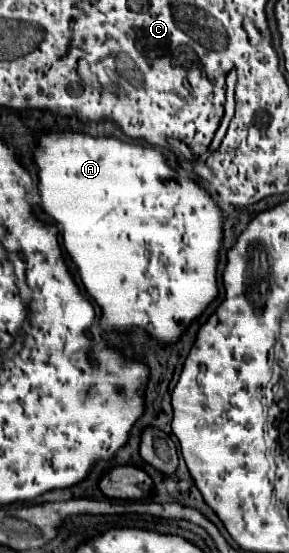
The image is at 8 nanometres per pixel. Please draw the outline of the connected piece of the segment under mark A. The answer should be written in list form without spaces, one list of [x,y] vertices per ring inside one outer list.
[[[48,133],[42,135],[36,147],[34,161],[40,169],[40,183],[38,183],[38,193],[44,211],[56,221],[56,227],[60,233],[64,233],[64,249],[70,255],[70,259],[76,263],[78,273],[82,277],[82,283],[86,285],[86,291],[98,301],[98,305],[104,311],[104,327],[120,329],[131,333],[132,327],[146,329],[152,337],[156,337],[162,345],[176,341],[180,333],[186,329],[188,321],[198,317],[208,303],[218,295],[216,289],[216,265],[218,265],[218,251],[220,251],[220,241],[222,241],[222,213],[218,205],[212,201],[208,191],[194,183],[192,179],[180,177],[176,171],[172,171],[166,165],[164,155],[154,149],[154,147],[138,147],[138,145],[126,145],[116,139],[94,139],[88,135],[80,133]]]

